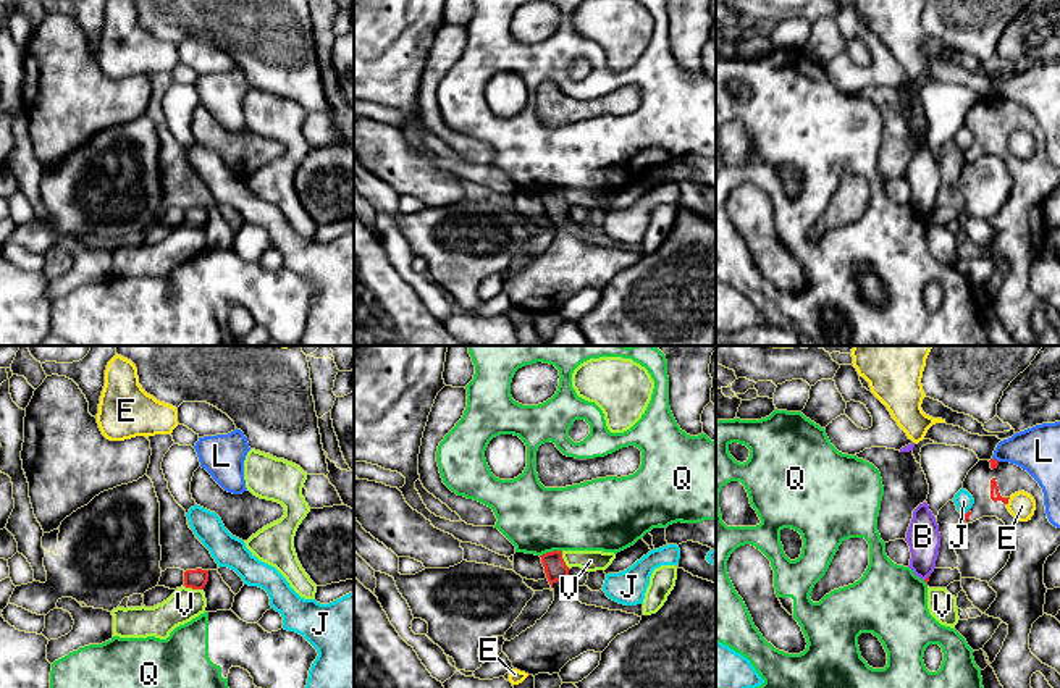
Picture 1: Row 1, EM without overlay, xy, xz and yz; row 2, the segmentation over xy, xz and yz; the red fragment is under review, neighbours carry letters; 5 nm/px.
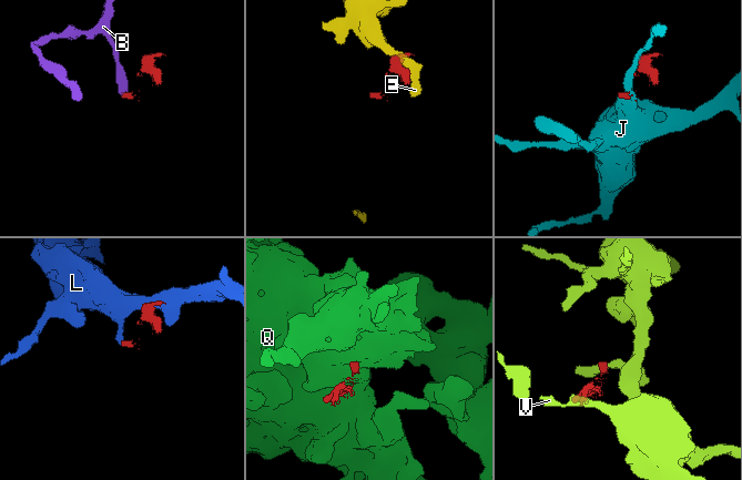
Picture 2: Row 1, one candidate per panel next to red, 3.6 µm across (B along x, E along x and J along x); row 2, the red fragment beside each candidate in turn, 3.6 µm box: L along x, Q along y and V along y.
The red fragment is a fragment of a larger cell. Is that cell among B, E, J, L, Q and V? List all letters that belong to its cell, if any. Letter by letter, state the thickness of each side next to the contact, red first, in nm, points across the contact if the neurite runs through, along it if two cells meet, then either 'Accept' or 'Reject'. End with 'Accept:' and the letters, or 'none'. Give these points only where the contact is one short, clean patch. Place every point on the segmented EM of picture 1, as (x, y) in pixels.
B: Thickness 20 nm (red) against 170 nm. Boundary: yz (929, 574), (925, 580). Reject
E: Thickness 50 nm (red) against 140 nm. Boundary: yz (1010, 498), (1007, 504). Reject
J: Thickness 30 nm (red) against 90 nm. Boundary: yz (968, 509), (963, 516). Reject
L: Thickness 40 nm (red) against 220 nm. Reject
Q: Thickness 110 nm (red) against 340 nm. Boundary: xz (561, 549), (540, 556). Reject
V: Thickness 100 nm (red) against 160 nm. Boundary: xy (185, 585), (202, 590). Reject
Accept: none

